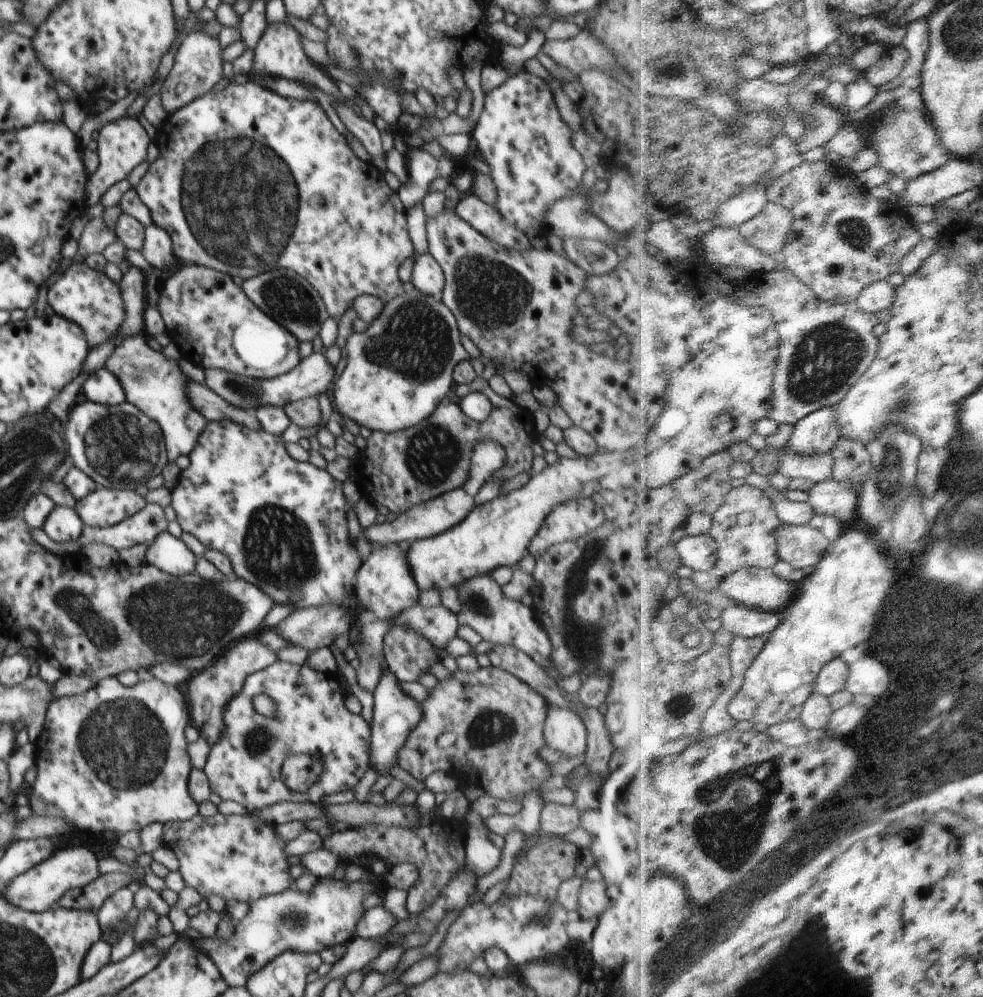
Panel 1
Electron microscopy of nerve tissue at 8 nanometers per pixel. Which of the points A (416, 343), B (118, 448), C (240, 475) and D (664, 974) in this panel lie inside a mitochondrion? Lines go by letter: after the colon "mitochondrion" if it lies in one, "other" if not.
A: mitochondrion
B: mitochondrion
C: other
D: other

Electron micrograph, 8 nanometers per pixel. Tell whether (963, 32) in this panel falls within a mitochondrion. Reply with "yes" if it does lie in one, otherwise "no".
yes

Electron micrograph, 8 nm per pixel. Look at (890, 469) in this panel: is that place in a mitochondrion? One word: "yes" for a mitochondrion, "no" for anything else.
yes

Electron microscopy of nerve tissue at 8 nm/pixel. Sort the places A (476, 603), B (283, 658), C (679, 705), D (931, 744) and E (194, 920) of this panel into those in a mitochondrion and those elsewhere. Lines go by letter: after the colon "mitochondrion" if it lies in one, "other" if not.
A: mitochondrion
B: other
C: mitochondrion
D: other
E: other

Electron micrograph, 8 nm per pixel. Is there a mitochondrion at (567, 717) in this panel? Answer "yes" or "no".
no

